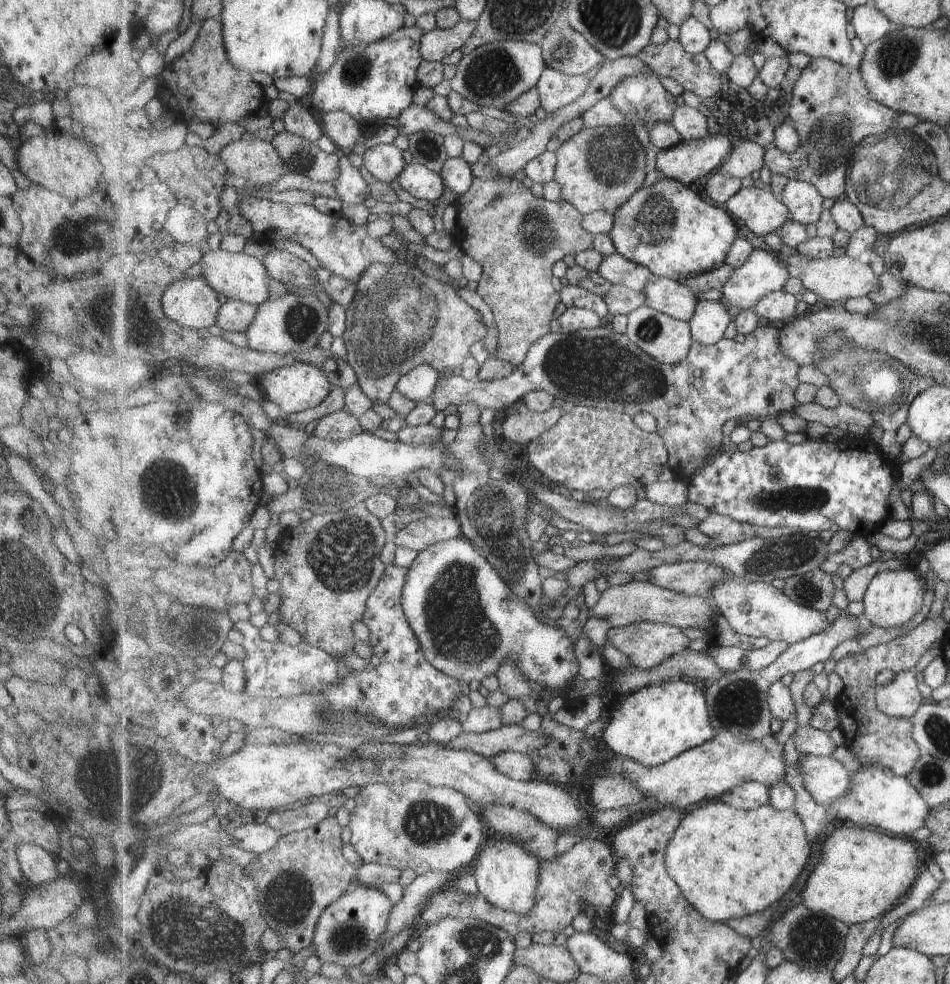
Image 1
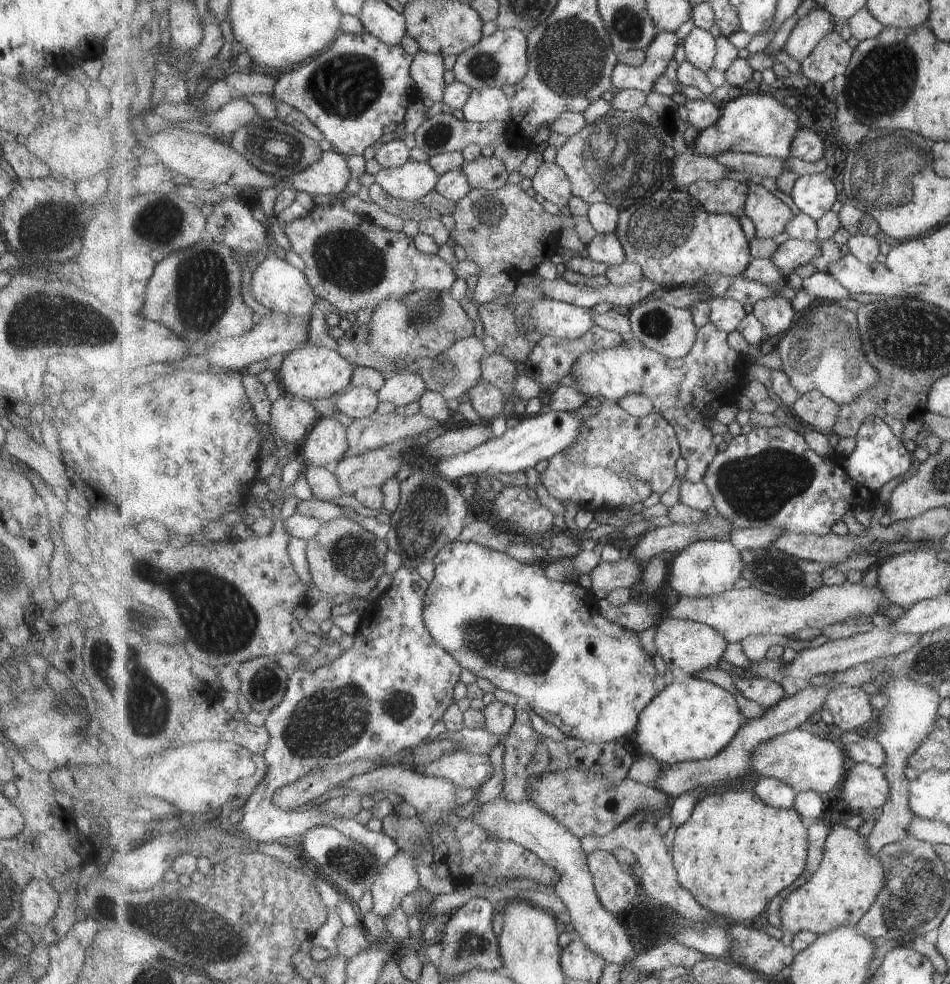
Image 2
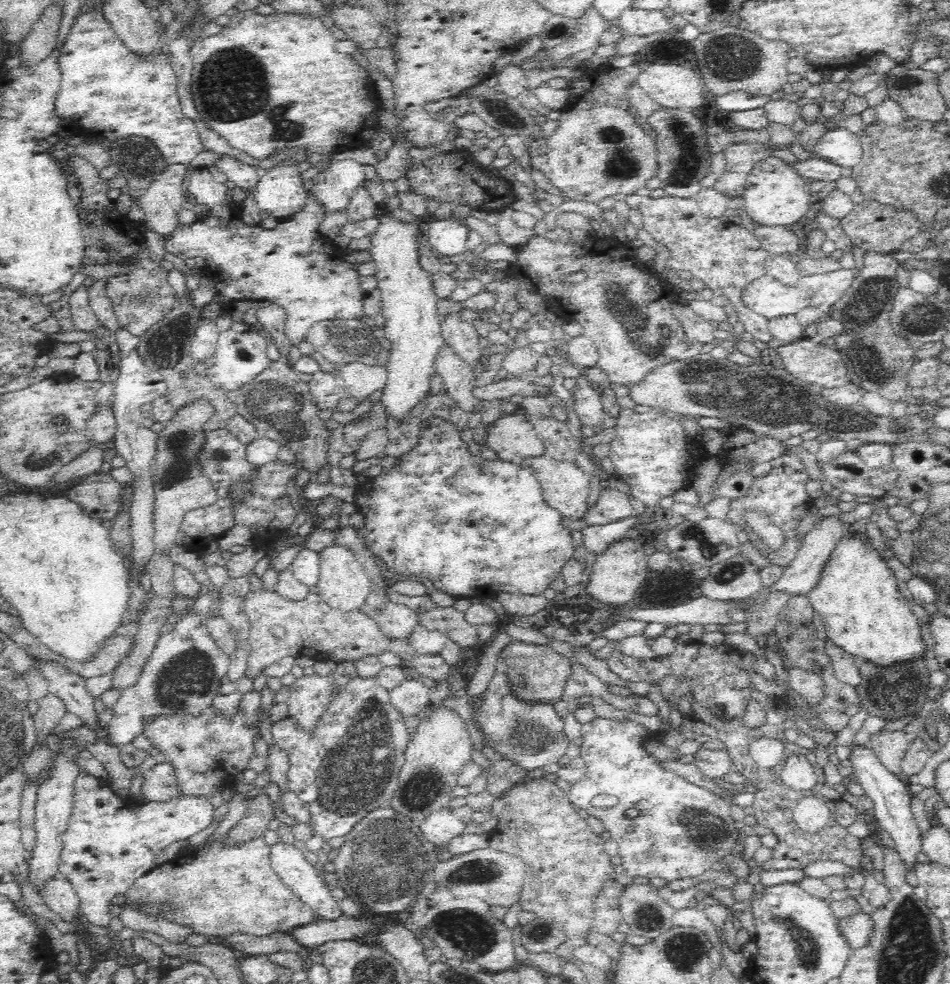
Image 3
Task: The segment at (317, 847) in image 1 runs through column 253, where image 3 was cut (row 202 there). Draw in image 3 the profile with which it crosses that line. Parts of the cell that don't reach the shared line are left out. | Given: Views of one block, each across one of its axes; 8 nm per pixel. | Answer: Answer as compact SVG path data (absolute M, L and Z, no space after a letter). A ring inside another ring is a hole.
M868 198L856 205L846 218L842 218L840 225L846 236L853 242L853 246L885 255L892 250L900 249L903 242L919 234L922 228L914 214L885 206Z

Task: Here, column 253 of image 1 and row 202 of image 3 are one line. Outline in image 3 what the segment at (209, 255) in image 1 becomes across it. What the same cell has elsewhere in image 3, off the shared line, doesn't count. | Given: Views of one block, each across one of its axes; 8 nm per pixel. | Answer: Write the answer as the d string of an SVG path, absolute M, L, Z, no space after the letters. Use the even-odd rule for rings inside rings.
M284 161L262 172L252 191L258 209L280 223L298 214L306 203L307 190L295 163Z

